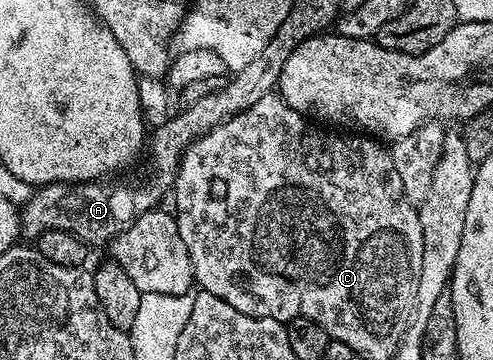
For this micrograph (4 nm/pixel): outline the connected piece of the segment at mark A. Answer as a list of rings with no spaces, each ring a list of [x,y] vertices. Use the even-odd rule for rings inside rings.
[[[100,180],[97,182],[54,182],[48,186],[40,186],[35,194],[19,210],[19,232],[24,239],[38,240],[41,235],[50,230],[69,232],[69,236],[77,236],[92,247],[110,243],[131,221],[131,194],[127,194],[127,184],[115,183],[115,180]]]

